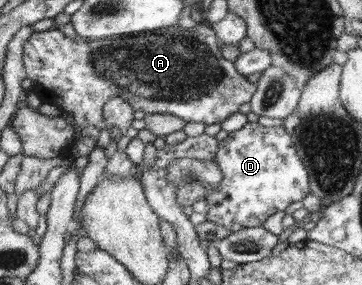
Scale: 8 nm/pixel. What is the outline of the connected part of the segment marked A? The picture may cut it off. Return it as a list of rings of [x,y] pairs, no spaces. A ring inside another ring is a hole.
[[[198,24],[189,30],[188,28],[182,28],[180,26],[170,26],[169,28],[136,33],[135,35],[122,35],[99,40],[82,39],[77,36],[76,40],[72,41],[66,38],[63,32],[60,32],[60,28],[53,28],[46,30],[46,32],[33,32],[29,40],[23,45],[22,61],[27,78],[30,79],[34,85],[33,90],[36,91],[43,103],[54,104],[54,106],[57,106],[63,113],[70,114],[79,127],[95,126],[99,130],[108,129],[111,138],[118,142],[120,136],[122,136],[122,132],[120,132],[120,129],[116,128],[116,126],[106,124],[105,122],[105,104],[109,101],[109,98],[112,97],[120,97],[126,100],[134,110],[142,110],[148,114],[173,114],[174,116],[183,118],[187,123],[200,123],[204,125],[222,123],[222,120],[226,120],[228,116],[236,114],[236,112],[239,111],[238,108],[240,108],[242,104],[246,104],[246,102],[252,100],[254,90],[257,90],[257,85],[248,82],[247,78],[237,70],[235,62],[230,62],[230,60],[222,58],[220,46],[218,46],[218,42],[216,42],[216,36],[217,34],[212,26],[209,24]]]

